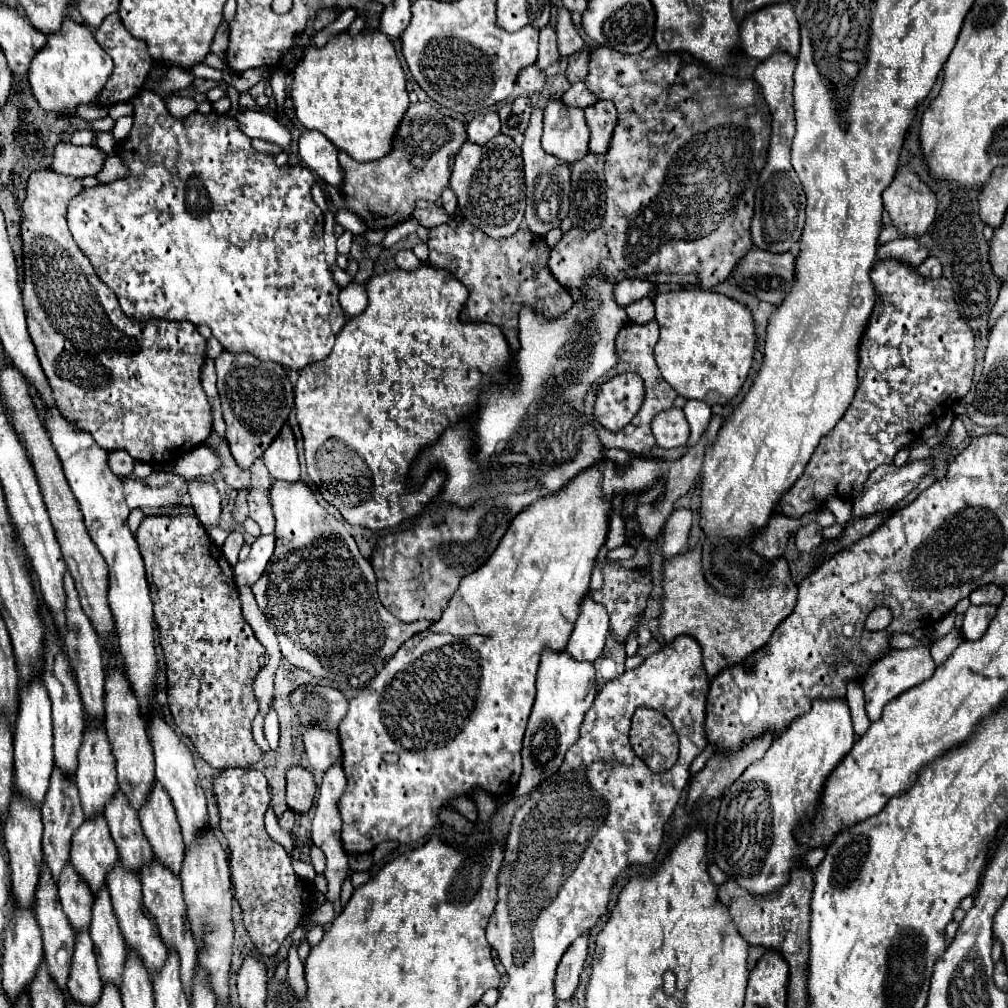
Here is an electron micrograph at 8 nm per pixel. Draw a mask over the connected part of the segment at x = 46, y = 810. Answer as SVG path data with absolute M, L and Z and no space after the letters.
M59 769L53 771L51 777L51 785L49 785L49 793L47 799L41 807L41 815L43 815L43 861L51 871L51 877L55 883L59 883L59 875L61 869L69 863L69 851L71 851L71 837L75 833L75 829L79 825L83 825L85 817L83 817L83 809L79 803L79 793L77 793L77 785L69 779L65 779Z

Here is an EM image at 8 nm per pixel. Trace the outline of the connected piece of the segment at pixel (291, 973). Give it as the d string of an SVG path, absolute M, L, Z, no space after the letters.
M293 946L288 955L288 979L297 998L304 998L306 992L306 982L303 977L303 964L299 958L297 947Z

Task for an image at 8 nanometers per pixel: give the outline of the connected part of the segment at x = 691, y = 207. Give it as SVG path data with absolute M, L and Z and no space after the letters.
M649 45L645 51L637 55L625 55L619 51L613 51L609 47L599 47L591 51L589 61L589 75L585 77L585 85L589 91L593 91L599 99L613 101L617 109L617 123L613 129L613 137L609 143L609 149L605 153L605 195L607 195L607 209L605 217L595 231L585 231L579 227L573 227L563 233L561 241L551 249L549 269L553 277L569 289L577 289L583 283L583 277L595 267L601 265L605 273L613 281L623 279L645 279L651 283L679 283L679 285L695 285L701 289L711 289L727 279L727 275L733 271L735 263L753 247L751 241L751 219L753 219L753 205L755 205L755 189L757 179L761 173L761 167L765 167L769 137L771 137L771 113L769 107L761 95L761 87L753 79L735 79L729 75L719 75L707 69L699 63L685 63L679 53L661 53L655 45Z

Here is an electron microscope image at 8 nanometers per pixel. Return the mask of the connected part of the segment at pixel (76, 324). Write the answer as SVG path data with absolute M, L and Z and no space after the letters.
M49 169L43 171L33 171L29 175L27 187L25 187L25 201L23 201L23 221L21 221L21 239L23 239L23 309L27 315L27 329L31 335L31 341L37 349L37 357L41 361L41 367L49 379L49 385L53 389L53 397L57 401L57 407L65 413L65 417L77 421L77 425L81 425L81 429L89 431L93 435L93 439L99 443L99 447L103 449L125 449L133 459L143 461L143 463L151 463L151 465L169 465L175 459L179 459L183 453L195 449L197 445L205 443L205 439L211 435L213 431L213 411L211 405L207 401L207 395L201 387L201 367L205 361L205 339L199 335L197 327L189 321L147 321L147 323L139 323L135 319L129 319L119 303L117 297L113 295L113 291L103 285L95 273L95 269L91 267L89 259L79 251L79 247L75 245L69 229L67 229L67 221L65 221L65 211L67 211L67 203L69 199L73 199L79 191L81 191L81 179L77 177L67 177L67 175L57 175L51 173Z

